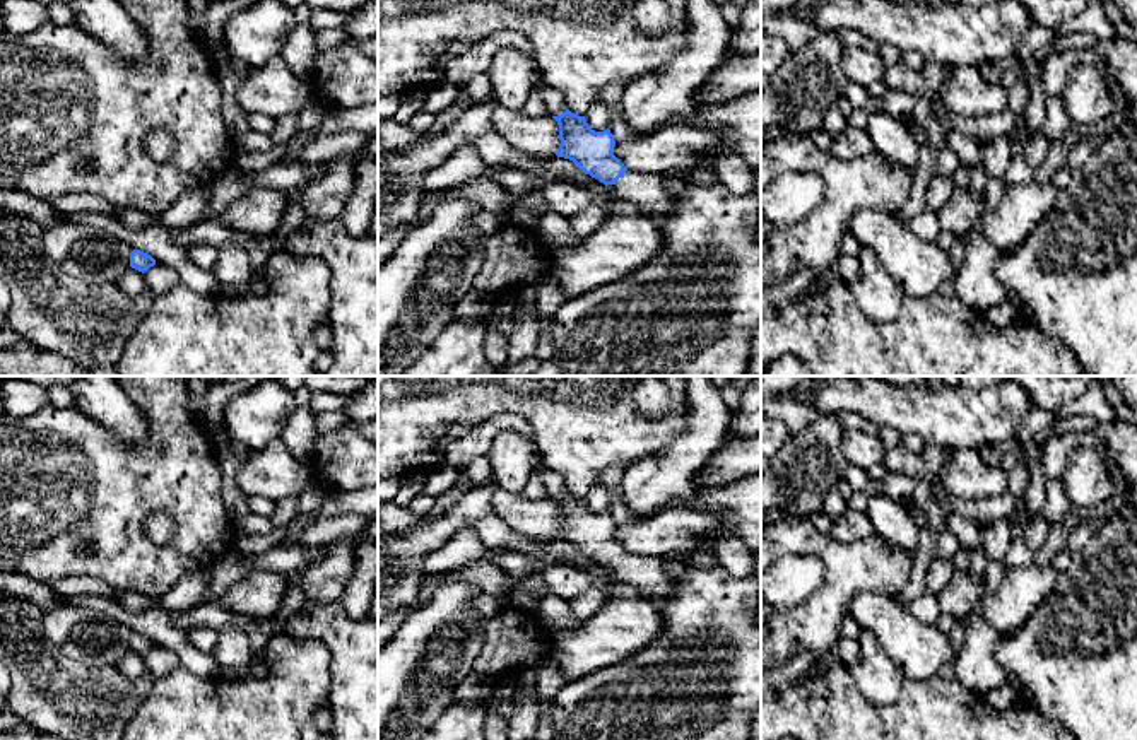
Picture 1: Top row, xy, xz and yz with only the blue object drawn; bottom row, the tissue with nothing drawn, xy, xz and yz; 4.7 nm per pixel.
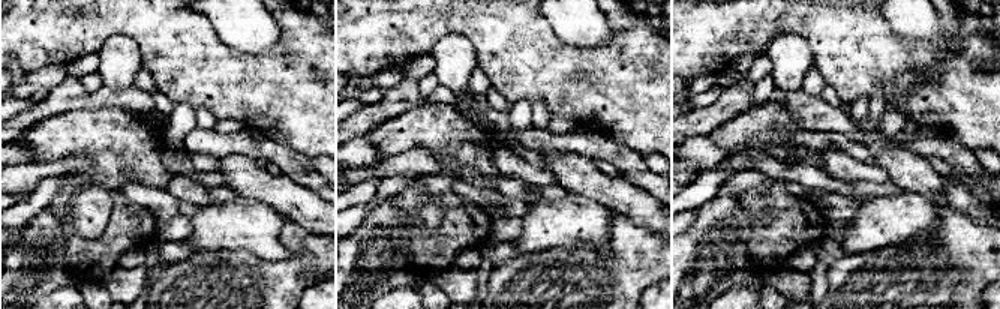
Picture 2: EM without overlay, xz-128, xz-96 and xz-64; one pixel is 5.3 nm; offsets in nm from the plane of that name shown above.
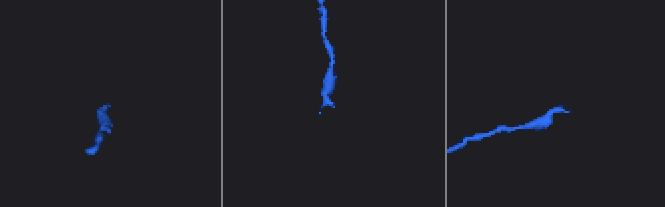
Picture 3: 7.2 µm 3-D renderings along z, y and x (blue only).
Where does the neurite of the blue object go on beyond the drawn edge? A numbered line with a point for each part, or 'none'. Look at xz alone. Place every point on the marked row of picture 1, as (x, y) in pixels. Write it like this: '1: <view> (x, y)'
1: xz (645, 190)

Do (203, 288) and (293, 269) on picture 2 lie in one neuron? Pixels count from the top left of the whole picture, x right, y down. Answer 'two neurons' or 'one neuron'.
one neuron

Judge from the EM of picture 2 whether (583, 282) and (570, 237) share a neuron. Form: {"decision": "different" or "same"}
{"decision": "different"}

